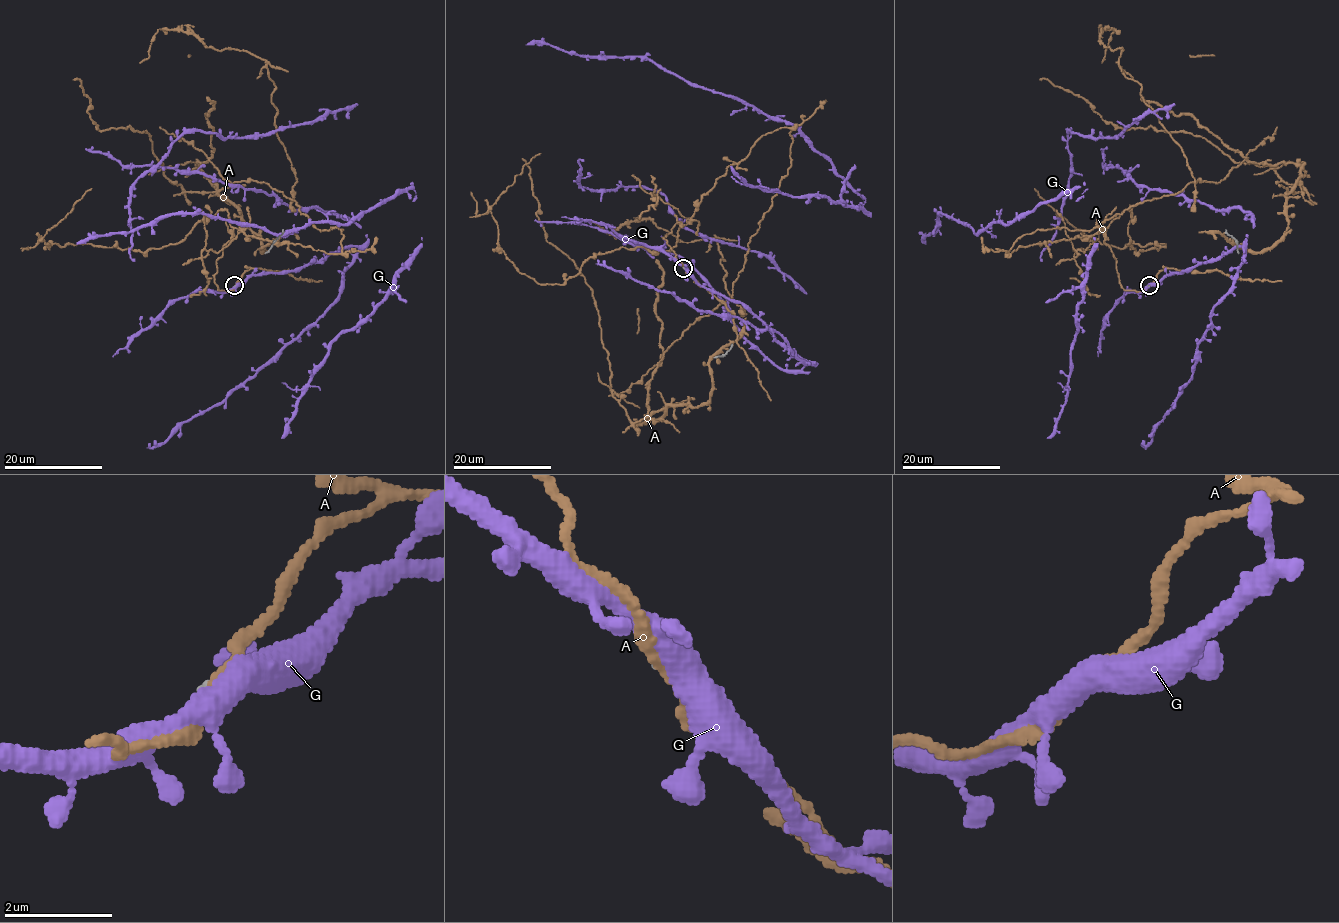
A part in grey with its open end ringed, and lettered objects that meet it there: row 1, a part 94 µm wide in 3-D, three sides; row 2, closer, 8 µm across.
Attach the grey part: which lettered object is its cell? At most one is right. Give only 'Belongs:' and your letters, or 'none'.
Belongs: none

